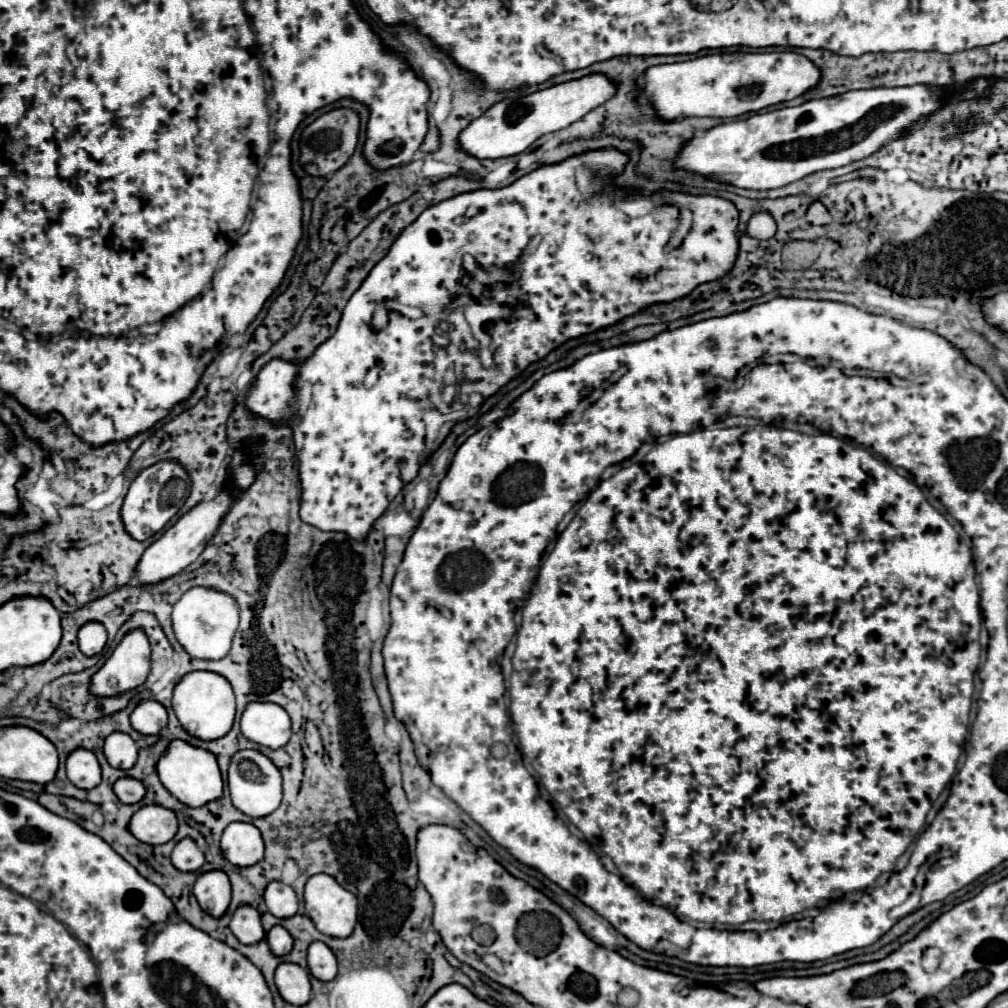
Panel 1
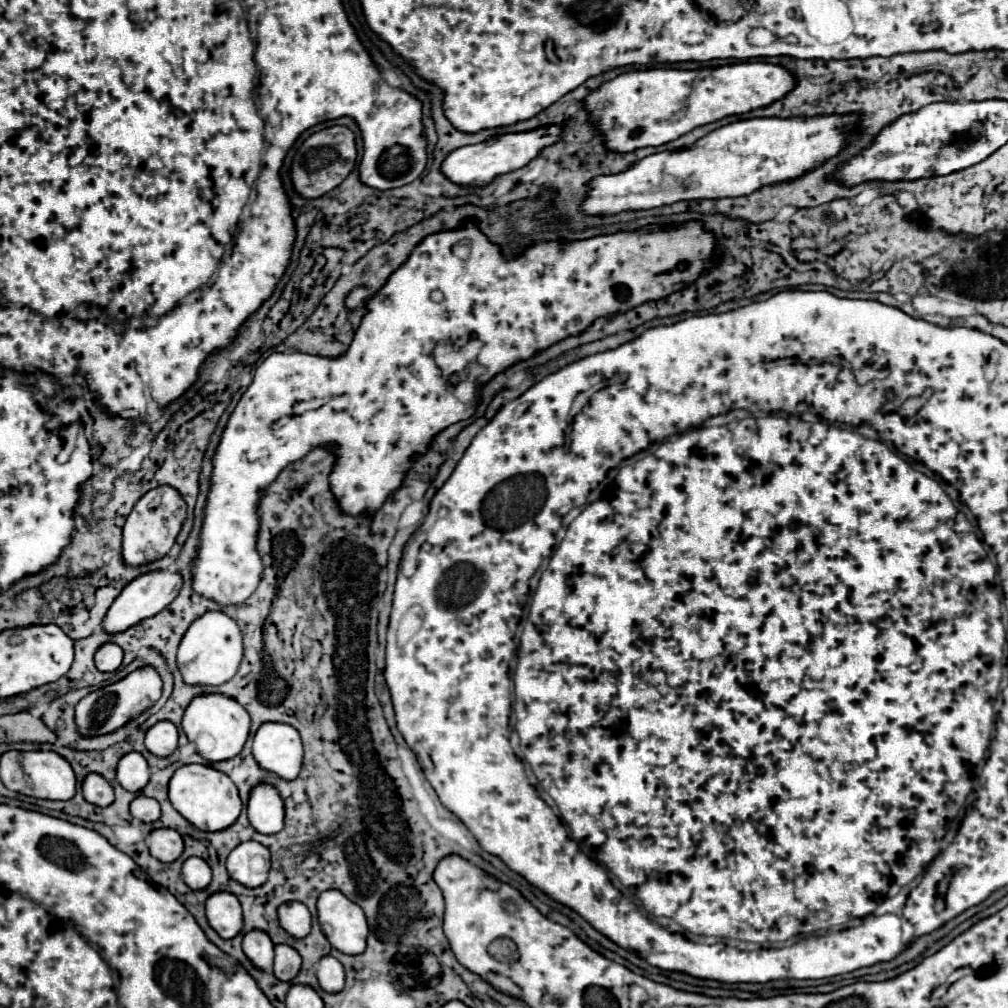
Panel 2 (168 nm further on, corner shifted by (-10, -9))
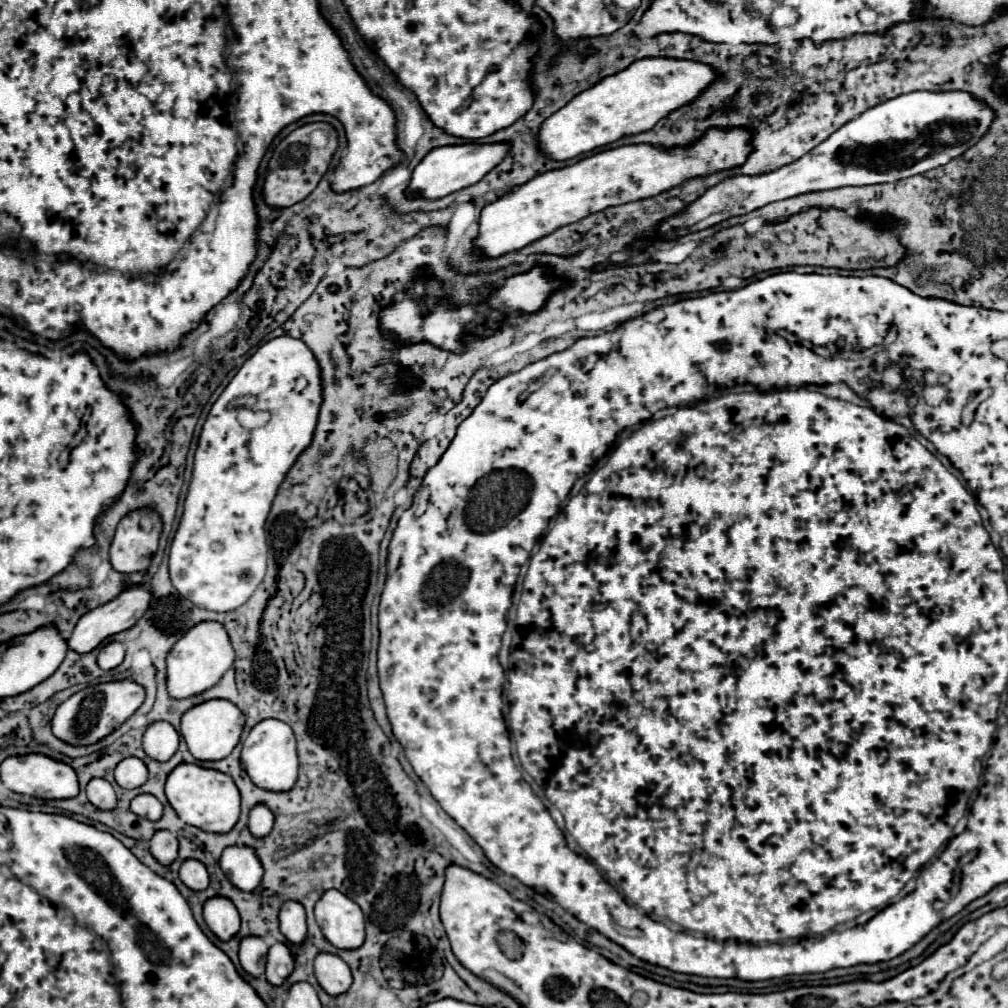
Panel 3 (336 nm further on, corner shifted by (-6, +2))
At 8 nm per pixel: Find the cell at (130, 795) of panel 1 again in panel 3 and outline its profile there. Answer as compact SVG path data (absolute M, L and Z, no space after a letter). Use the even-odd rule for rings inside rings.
M139 794L131 800L131 810L141 816L141 818L147 818L147 820L159 820L161 818L161 812L163 812L163 806L161 802L155 798L155 796L149 796L149 794Z

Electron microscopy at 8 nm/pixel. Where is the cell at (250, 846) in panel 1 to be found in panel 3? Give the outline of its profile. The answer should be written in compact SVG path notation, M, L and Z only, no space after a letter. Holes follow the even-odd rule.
M235 844L235 846L225 848L219 860L219 866L225 872L225 876L231 880L231 884L243 892L255 890L263 878L259 856L249 846Z

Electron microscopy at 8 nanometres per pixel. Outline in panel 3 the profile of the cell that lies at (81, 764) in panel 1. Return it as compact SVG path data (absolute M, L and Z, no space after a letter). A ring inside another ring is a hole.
M91 778L87 784L87 798L99 810L111 810L117 802L113 786L103 778Z

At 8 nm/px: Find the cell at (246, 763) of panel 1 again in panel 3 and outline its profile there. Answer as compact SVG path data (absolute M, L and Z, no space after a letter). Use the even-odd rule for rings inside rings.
M255 804L251 808L249 830L251 830L253 836L257 836L257 838L267 836L271 832L271 828L273 828L273 822L275 822L275 816L273 816L273 812L269 812L269 806Z

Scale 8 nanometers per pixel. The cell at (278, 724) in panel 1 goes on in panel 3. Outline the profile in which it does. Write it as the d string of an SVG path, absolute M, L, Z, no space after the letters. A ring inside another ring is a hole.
M261 720L245 738L243 752L241 752L241 766L251 776L251 780L259 788L285 792L291 790L297 780L297 748L295 748L295 736L287 722L281 720Z

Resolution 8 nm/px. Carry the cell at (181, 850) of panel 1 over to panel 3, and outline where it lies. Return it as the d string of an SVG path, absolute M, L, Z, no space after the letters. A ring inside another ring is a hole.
M189 858L181 864L179 878L191 890L205 890L209 886L209 872L207 872L205 864L201 864L199 860L193 860L193 858Z

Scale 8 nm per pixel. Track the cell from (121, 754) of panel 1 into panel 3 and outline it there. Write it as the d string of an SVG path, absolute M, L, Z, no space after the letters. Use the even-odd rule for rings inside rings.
M129 756L121 760L115 768L115 780L123 788L137 788L147 780L147 766L141 758Z

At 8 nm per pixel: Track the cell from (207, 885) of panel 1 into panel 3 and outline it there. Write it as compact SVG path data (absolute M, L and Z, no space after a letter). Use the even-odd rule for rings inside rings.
M213 896L213 900L207 900L203 904L203 916L209 930L221 940L229 940L239 932L237 908L233 908L233 902L225 900L225 896Z

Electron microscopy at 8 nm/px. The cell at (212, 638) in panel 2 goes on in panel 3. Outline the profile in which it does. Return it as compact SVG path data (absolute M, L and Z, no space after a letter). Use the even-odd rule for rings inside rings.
M201 622L189 628L189 632L173 644L167 654L167 690L171 698L187 698L193 694L201 694L203 690L215 686L219 678L233 666L235 652L229 640L229 634L223 624L217 622Z

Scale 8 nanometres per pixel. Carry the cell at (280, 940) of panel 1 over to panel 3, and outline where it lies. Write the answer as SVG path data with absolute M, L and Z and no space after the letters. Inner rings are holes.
M275 942L269 948L269 956L267 956L267 972L265 978L273 984L279 986L285 982L285 978L293 972L293 956L287 944L283 942Z

